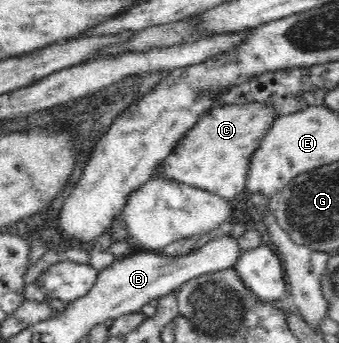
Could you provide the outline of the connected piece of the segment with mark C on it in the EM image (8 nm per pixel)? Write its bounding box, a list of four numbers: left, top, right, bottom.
[161,101,277,203]

